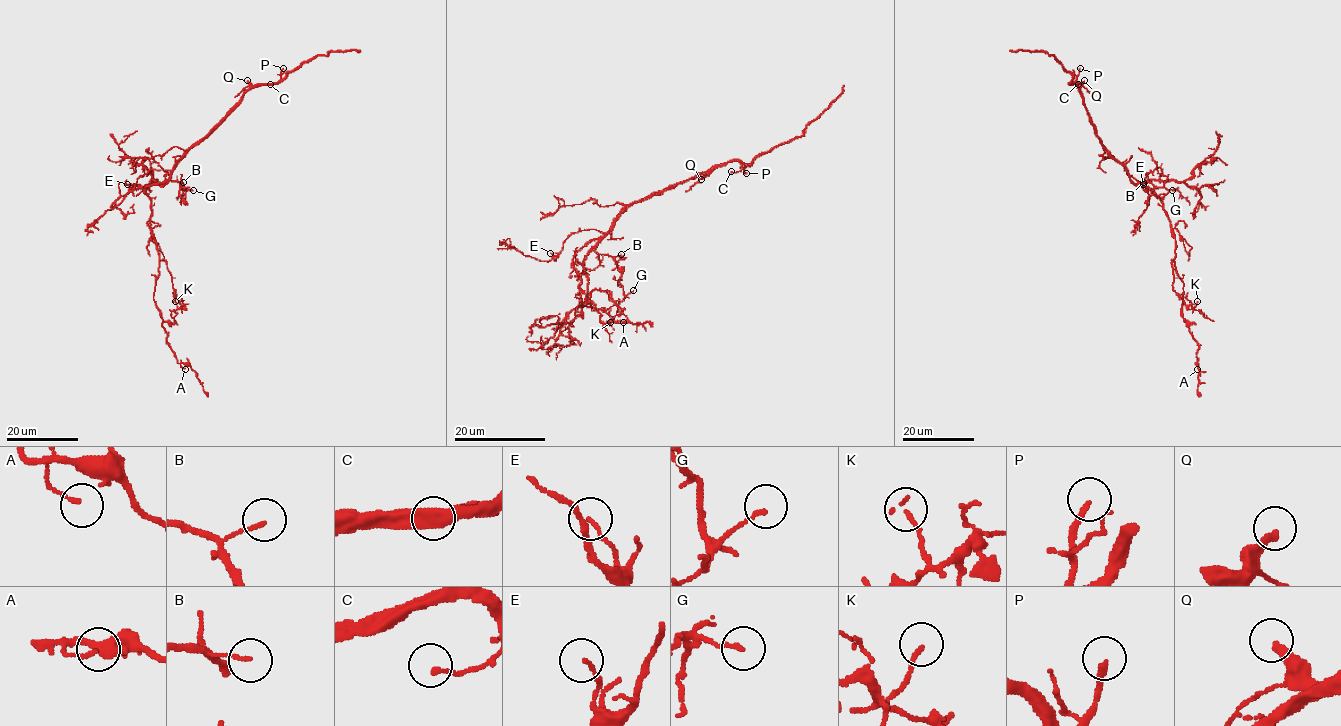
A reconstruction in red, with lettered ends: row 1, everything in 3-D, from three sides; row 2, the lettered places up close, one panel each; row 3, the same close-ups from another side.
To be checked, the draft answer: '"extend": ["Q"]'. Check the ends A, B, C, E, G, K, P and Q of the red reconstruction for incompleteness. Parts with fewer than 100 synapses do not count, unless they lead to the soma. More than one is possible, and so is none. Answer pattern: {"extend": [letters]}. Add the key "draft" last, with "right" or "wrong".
{"extend": ["P", "Q"], "draft": "wrong"}

